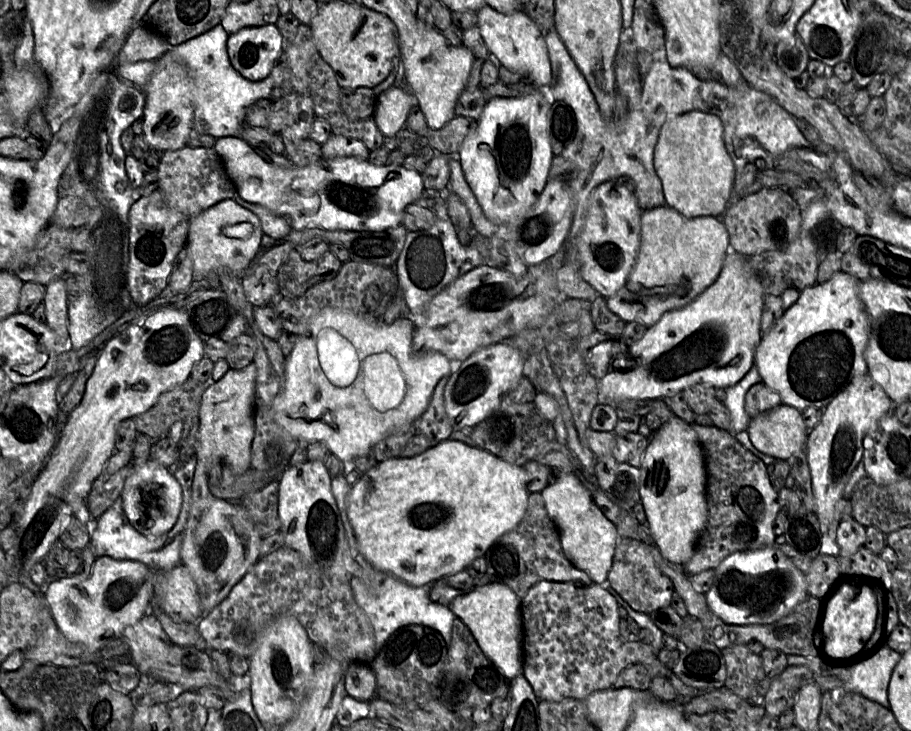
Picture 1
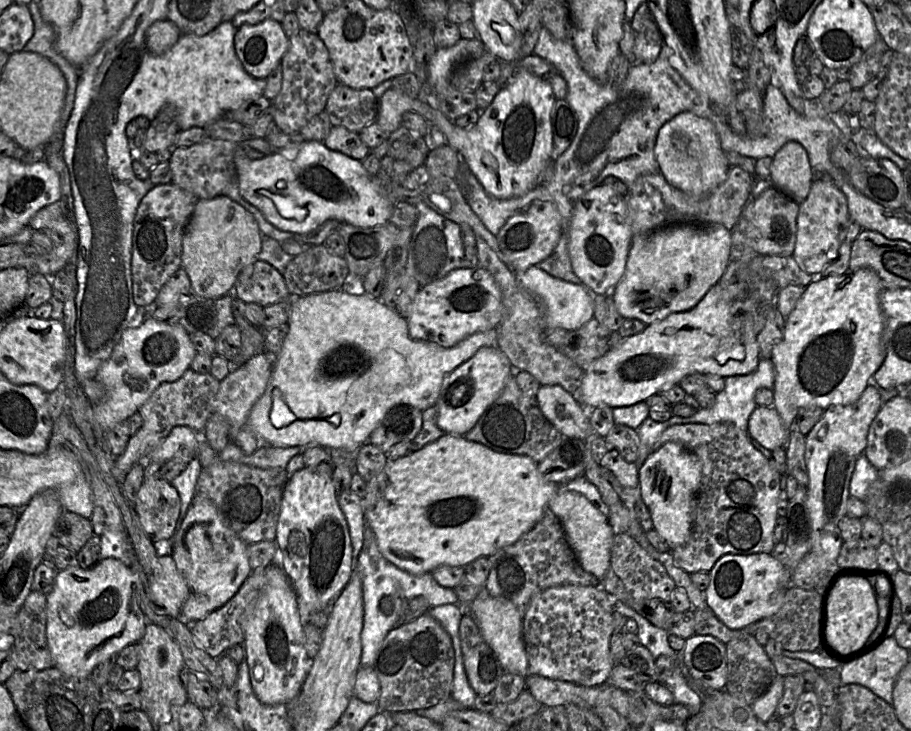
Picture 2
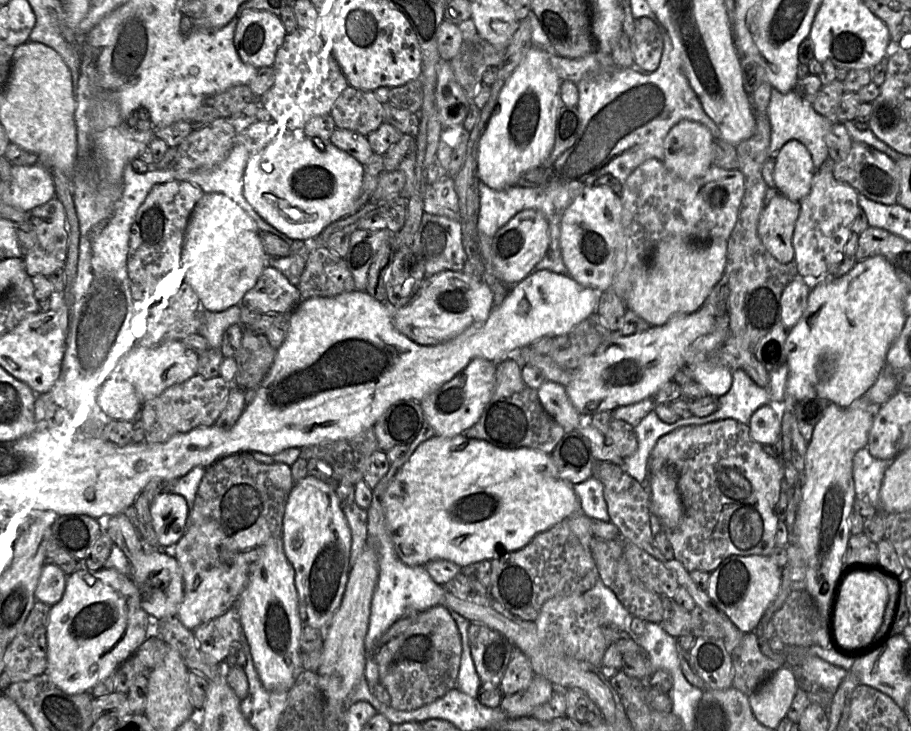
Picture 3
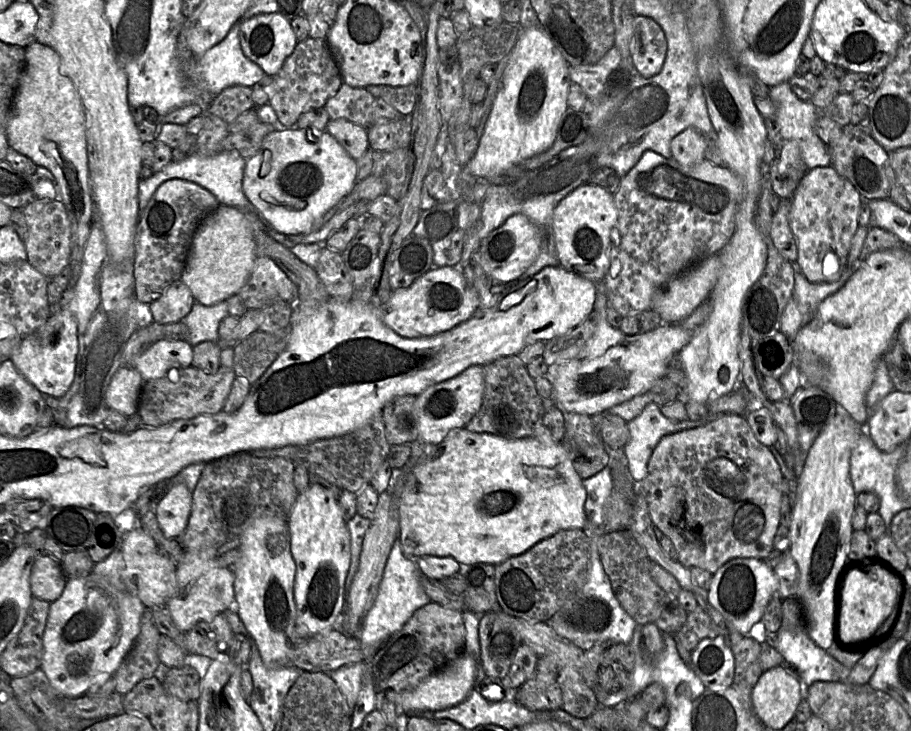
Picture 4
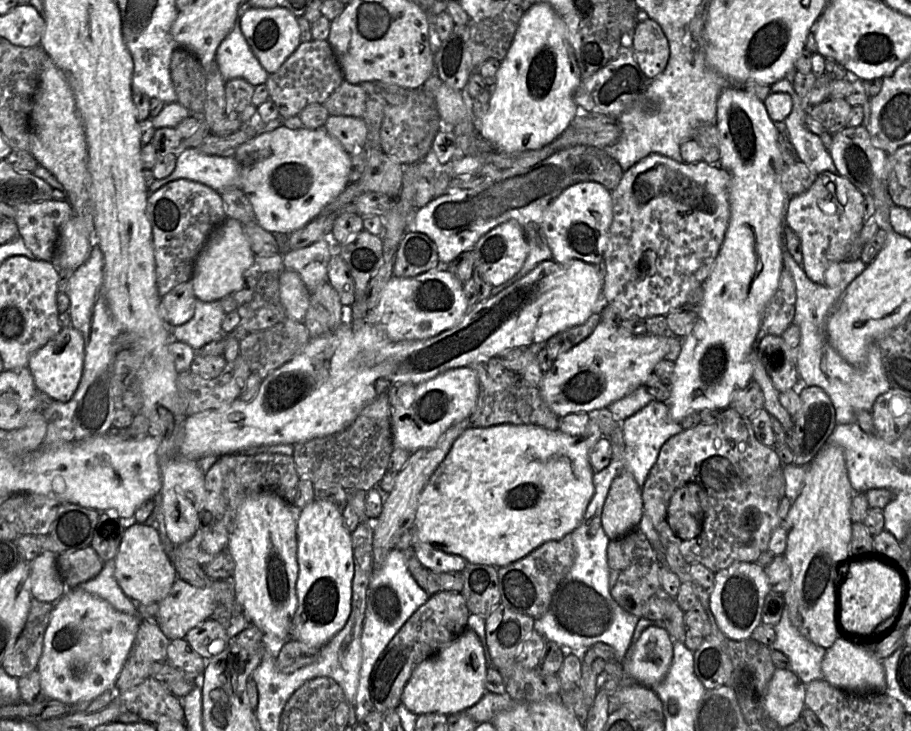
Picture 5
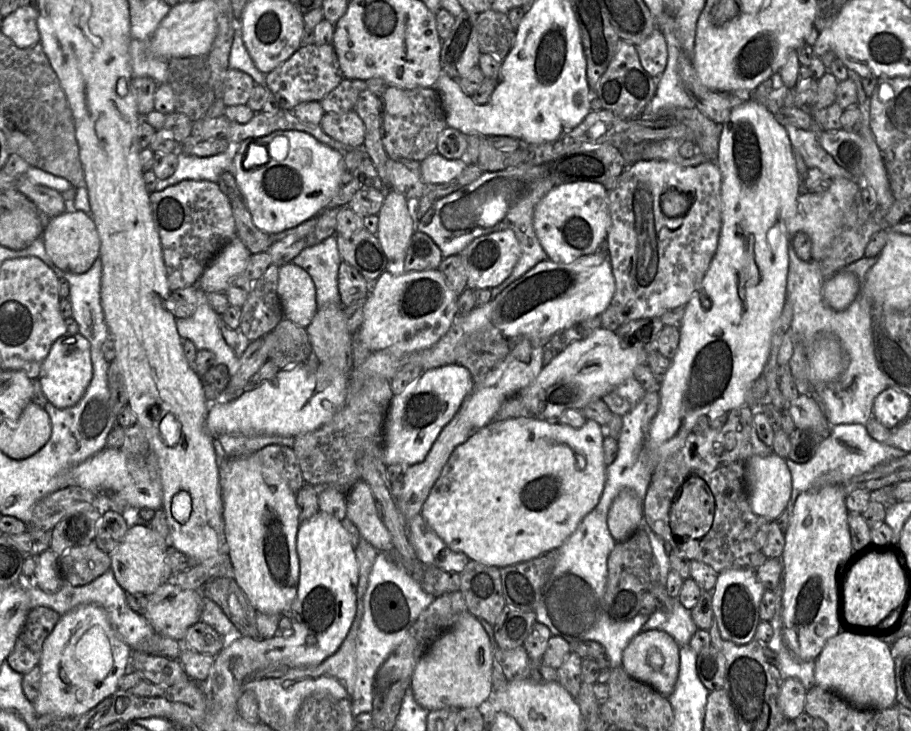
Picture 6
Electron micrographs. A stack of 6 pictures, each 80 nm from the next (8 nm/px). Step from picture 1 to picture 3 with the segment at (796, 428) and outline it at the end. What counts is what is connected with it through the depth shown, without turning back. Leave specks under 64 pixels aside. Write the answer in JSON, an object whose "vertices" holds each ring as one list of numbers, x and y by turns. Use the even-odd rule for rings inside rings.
{"vertices":[[773,404,763,405,752,414,748,425,756,442,773,446,781,433,779,411]]}

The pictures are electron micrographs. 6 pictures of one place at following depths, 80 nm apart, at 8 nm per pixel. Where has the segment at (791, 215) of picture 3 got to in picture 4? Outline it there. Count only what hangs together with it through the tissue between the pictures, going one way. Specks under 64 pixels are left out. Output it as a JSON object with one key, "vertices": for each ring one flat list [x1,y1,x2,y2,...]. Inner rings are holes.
{"vertices":[[791,199,780,201,777,211,773,214,770,236,779,253,789,262,795,263,798,247,790,227,790,209]]}

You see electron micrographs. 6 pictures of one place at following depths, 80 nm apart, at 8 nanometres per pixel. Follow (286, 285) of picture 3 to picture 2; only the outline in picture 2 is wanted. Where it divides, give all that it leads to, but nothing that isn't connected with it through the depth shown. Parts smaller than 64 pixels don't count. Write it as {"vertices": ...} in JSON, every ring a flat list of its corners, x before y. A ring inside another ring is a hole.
{"vertices":[[260,259,240,272,233,292,239,300,262,307,286,300,290,296,283,275]]}

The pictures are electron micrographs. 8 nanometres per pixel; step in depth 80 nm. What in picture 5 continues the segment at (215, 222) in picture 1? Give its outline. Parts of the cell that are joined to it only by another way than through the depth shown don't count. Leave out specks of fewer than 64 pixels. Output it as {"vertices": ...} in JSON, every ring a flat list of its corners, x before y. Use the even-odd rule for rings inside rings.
{"vertices":[[226,218,209,235,194,265,190,282,195,297,204,302,219,301,226,295,244,287,246,271,253,264,255,254,244,234,243,224,237,219]]}

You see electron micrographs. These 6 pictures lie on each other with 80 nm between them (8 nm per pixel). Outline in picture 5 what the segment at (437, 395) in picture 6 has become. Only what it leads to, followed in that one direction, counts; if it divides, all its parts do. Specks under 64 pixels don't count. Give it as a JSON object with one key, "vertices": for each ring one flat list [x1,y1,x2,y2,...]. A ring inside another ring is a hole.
{"vertices":[[472,367,450,369,414,386,408,401,402,401,401,405,396,405,392,412,393,447,409,452,433,447,448,428,468,420,476,407,477,398,478,383]]}

